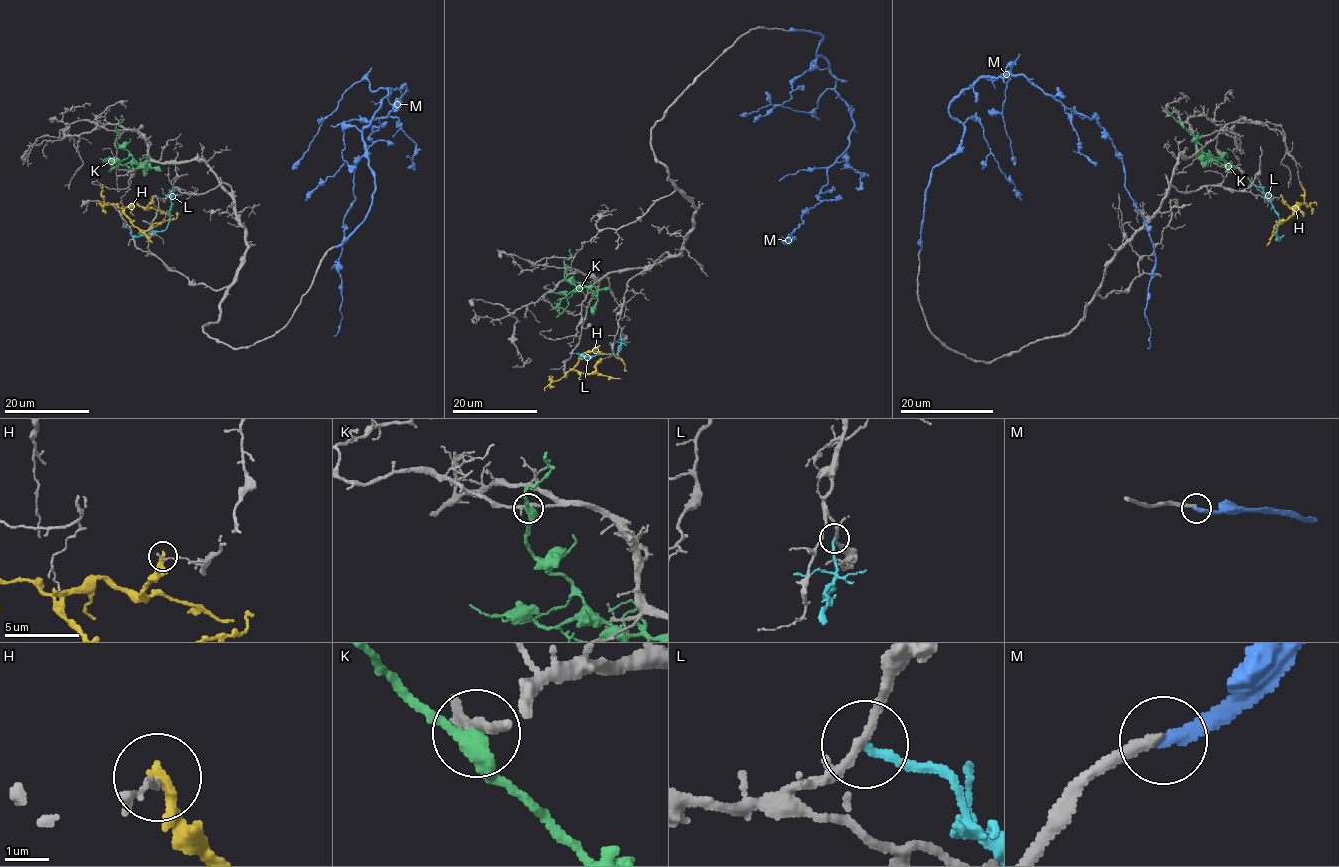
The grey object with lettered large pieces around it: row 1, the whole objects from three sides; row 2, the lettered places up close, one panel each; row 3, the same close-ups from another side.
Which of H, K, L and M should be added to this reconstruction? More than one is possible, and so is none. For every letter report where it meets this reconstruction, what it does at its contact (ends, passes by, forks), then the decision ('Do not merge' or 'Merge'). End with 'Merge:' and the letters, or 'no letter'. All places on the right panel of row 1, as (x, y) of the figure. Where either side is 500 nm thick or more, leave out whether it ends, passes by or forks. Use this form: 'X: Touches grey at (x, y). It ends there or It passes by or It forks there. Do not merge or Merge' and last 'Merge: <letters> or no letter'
H: Touches grey at (1281, 196). It ends there. Do not merge
K: Touches grey at (1182, 123). It passes by. Do not merge
L: Touches grey at (1252, 184). It ends there. Do not merge
M: Touches grey at (920, 250). It ends there. Do not merge
Merge: no letter

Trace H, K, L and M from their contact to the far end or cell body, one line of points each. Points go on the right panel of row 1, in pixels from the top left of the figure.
H: (1281, 196), (1287, 204), (1295, 208), (1298, 205), (1273, 232), (1279, 222), (1294, 213)
K: (1182, 123), (1202, 147), (1202, 159), (1206, 162), (1218, 161), (1231, 173)
L: (1252, 184), (1263, 190), (1278, 215), (1279, 238), (1274, 227), (1277, 224)
M: (920, 251), (930, 173), (963, 132), (949, 104), (1025, 76), (1122, 160), (1156, 258), (1147, 349)

